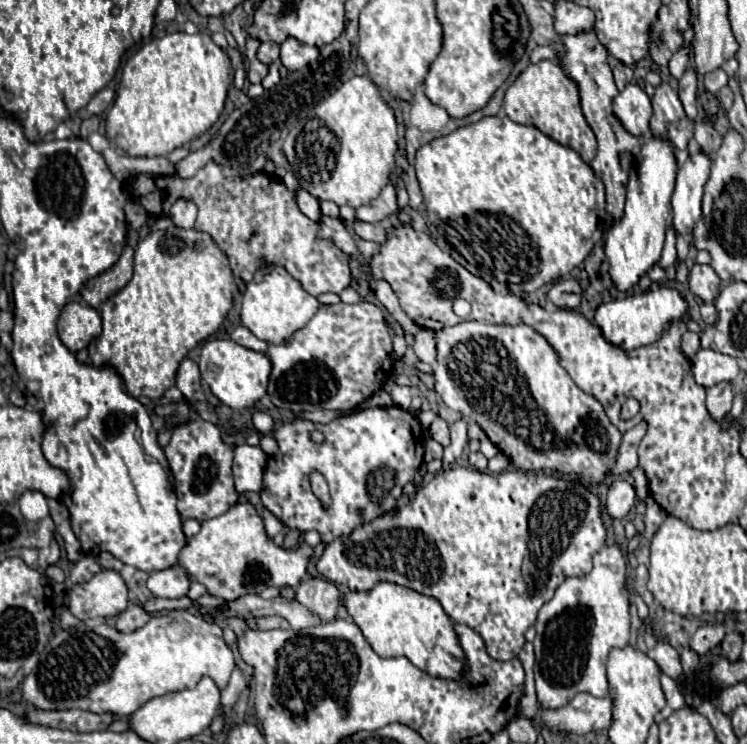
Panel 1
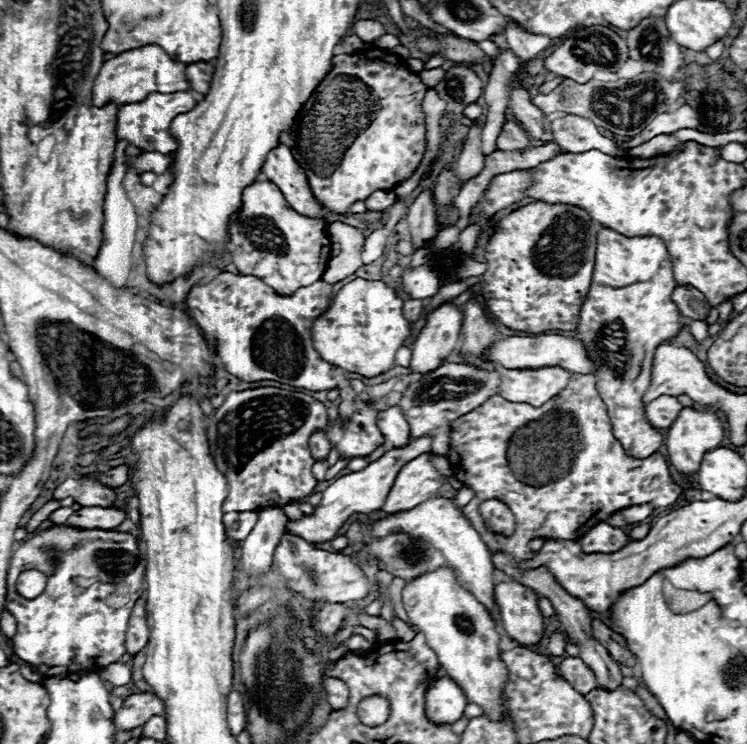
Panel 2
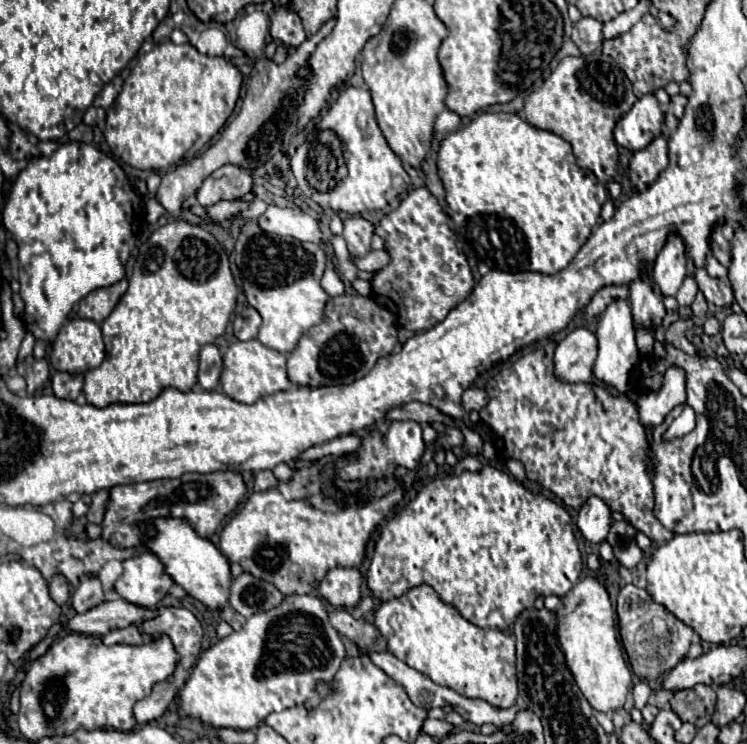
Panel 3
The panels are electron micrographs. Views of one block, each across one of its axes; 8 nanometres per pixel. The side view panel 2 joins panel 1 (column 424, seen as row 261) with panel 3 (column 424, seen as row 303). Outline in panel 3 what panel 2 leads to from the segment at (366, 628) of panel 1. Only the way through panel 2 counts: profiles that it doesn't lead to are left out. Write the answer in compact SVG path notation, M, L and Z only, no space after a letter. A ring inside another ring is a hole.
M422 584L416 588L410 588L400 598L382 602L372 612L372 624L384 634L388 640L388 650L396 654L402 662L406 662L410 668L426 674L436 684L456 690L458 694L466 698L482 698L494 706L510 708L516 702L518 686L516 686L516 642L510 634L504 634L502 630L494 628L478 628L464 620L458 610L450 604L444 604L438 594Z

